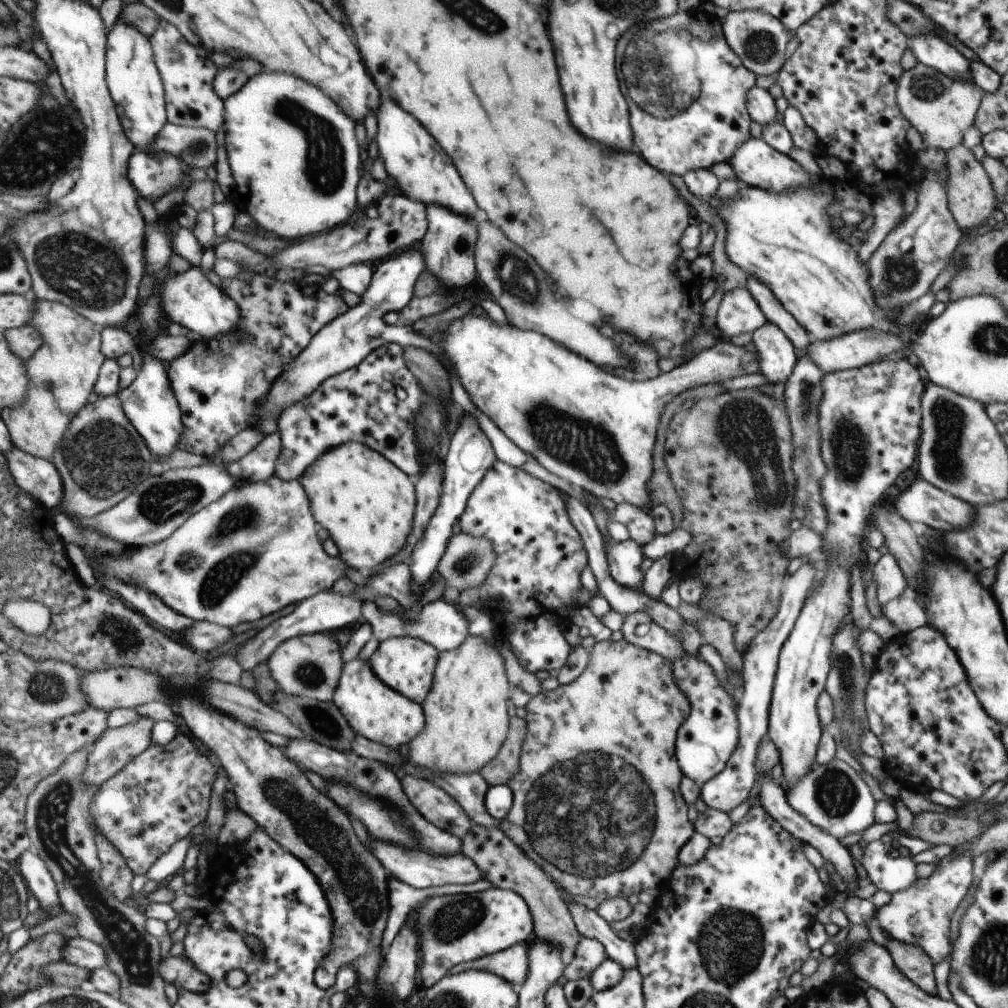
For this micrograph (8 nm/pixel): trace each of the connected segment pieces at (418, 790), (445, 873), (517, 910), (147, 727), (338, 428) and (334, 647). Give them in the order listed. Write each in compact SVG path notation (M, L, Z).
M410 774L399 779L403 794L427 822L460 840L467 834L473 822L454 798L427 779Z
M377 842L373 846L373 854L377 854L377 858L381 858L381 862L385 862L385 870L389 870L395 878L413 888L439 888L440 886L449 886L449 884L471 884L481 879L479 870L475 868L475 864L460 852L455 856L438 857L427 854L426 852L403 852L401 848L397 850L395 846L387 846L383 842Z
M490 887L483 891L437 895L415 910L415 930L419 932L423 986L431 988L455 964L469 962L533 936L532 914L527 903L512 890Z
M142 716L139 720L125 726L108 728L100 740L95 743L95 748L93 748L93 752L89 756L89 762L87 762L87 770L83 774L83 780L91 786L100 786L117 773L120 773L121 770L135 760L136 756L143 754L153 744L151 736L153 726L155 726L153 718Z
M395 343L380 346L379 349L369 353L359 365L325 380L323 386L315 394L311 394L305 402L283 410L278 422L282 451L277 461L275 476L287 482L299 481L307 469L325 452L341 444L355 442L384 455L403 474L416 477L426 466L425 458L428 458L425 448L421 448L415 438L415 418L419 414L419 408L421 408L421 388L403 362L402 348Z
M334 634L301 635L283 642L271 655L267 664L271 668L271 676L277 681L278 688L285 694L329 702L334 700L334 694L344 672L341 649Z

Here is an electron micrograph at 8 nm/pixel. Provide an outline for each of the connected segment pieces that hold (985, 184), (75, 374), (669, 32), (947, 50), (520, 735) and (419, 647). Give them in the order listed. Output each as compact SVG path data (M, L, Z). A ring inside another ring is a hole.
M961 143L946 150L945 154L946 168L949 172L949 178L947 178L948 206L951 208L957 226L962 232L966 232L969 228L981 224L989 216L993 208L993 188L989 184L989 177L985 174L985 170L973 158L968 147Z
M38 299L35 301L35 316L30 325L41 332L43 346L31 360L27 361L28 394L25 394L25 402L21 406L3 410L1 417L8 424L14 446L27 454L35 454L39 458L51 461L57 446L60 446L61 441L64 440L73 418L88 404L91 394L96 390L101 368L107 360L103 350L103 327L66 304Z
M695 8L677 11L673 16L659 20L629 26L629 30L617 38L617 62L621 70L619 86L629 106L629 114L633 114L633 123L629 124L633 126L633 134L637 134L637 152L649 166L657 166L657 170L671 176L682 177L689 170L707 170L713 164L728 163L737 146L751 137L751 121L761 126L776 121L775 100L755 85L756 75L744 67L728 46L721 20L717 17ZM651 26L665 26L665 32L659 34L659 30Z
M933 33L925 36L911 36L909 40L911 40L909 50L915 56L917 63L933 67L941 74L956 79L957 82L973 83L967 60L939 35Z
M513 716L509 720L509 732L499 746L499 752L495 754L493 760L489 760L485 766L481 766L477 773L488 785L501 785L509 782L509 778L517 772L519 768L519 752L521 752L521 742L525 738L526 722Z
M391 637L382 640L368 660L373 674L385 686L393 686L393 690L405 694L405 698L413 698L413 702L423 702L431 688L438 652L436 647L415 637Z

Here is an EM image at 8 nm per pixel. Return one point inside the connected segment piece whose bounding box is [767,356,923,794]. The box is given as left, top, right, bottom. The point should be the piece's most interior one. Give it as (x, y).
(869, 416)

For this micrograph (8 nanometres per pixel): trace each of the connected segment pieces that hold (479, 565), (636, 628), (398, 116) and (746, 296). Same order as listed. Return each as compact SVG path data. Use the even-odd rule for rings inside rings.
M458 532L455 535L451 534L451 538L447 540L445 550L443 550L435 570L445 580L445 584L462 591L465 588L479 586L487 578L487 574L493 566L493 560L495 560L495 552L491 548L491 542L485 536L475 538L465 532Z
M643 612L622 616L620 631L622 638L634 647L657 652L670 663L685 654L681 642L677 642L670 633L664 631Z
M385 96L381 97L375 118L377 120L376 147L383 165L383 172L395 181L395 186L399 188L401 195L423 203L425 206L427 204L443 206L453 214L475 220L477 205L473 202L469 190L463 186L453 164L449 164L449 158L445 156L445 152L439 148L439 144L421 126L421 123L417 122L412 114L401 110L393 99Z
M743 286L724 291L714 317L717 335L722 340L745 332L752 333L767 322L757 302Z

